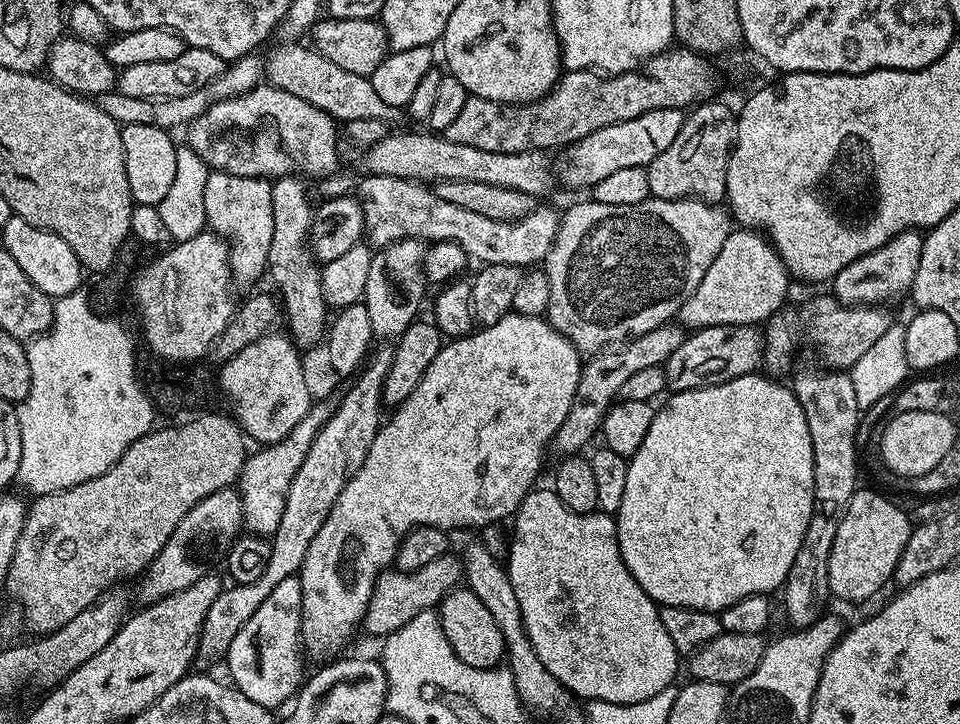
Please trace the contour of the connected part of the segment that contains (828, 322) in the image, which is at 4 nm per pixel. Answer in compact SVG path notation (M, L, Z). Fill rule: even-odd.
M835 295L820 296L813 306L812 312L816 315L816 346L820 355L829 369L850 370L886 330L894 323L894 316L891 316L884 306L873 306L870 304L853 304L851 306L840 303Z

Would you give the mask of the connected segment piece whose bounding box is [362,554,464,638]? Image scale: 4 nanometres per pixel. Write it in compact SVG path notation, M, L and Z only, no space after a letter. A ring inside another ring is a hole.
M445 554L442 558L434 558L422 570L413 572L398 572L385 570L376 580L372 591L370 606L364 615L363 631L372 636L383 638L389 636L394 630L406 626L410 618L423 612L431 612L461 583L464 575L464 566L459 555Z

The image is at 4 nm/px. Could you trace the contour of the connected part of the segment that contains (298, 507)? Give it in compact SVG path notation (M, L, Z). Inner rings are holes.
M380 346L380 349L378 348L371 353L371 356L355 377L356 382L349 388L340 405L338 403L335 405L332 416L324 423L322 430L314 438L302 466L298 466L298 470L288 487L286 506L282 510L282 522L278 522L278 530L272 533L270 537L272 541L270 563L266 565L266 571L262 573L262 578L258 578L258 582L232 584L225 587L218 598L214 600L214 606L210 606L200 631L199 659L223 661L230 650L230 642L234 642L238 630L242 630L242 626L246 626L246 622L250 622L251 616L258 611L258 606L262 606L262 602L266 602L268 595L273 592L274 586L278 586L278 582L299 573L302 562L306 558L306 552L310 550L310 544L314 542L314 536L318 534L318 530L322 530L322 524L326 522L330 510L338 502L338 494L342 494L342 490L348 485L350 478L366 462L366 456L374 438L380 433L382 423L380 408L382 409L384 404L384 383L386 382L386 374L390 374L390 366L394 362L394 354L396 353L395 347L392 346Z

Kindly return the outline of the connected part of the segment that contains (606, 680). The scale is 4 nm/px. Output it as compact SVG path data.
M551 487L540 488L528 493L520 503L520 509L516 511L512 528L512 545L508 548L508 560L506 567L510 586L514 586L514 595L518 598L518 610L522 610L522 622L528 635L528 641L534 646L542 666L558 678L558 682L563 688L567 688L573 697L584 699L584 702L601 700L602 702L614 702L615 704L637 704L646 702L646 698L654 698L654 694L662 694L662 690L672 688L672 679L676 676L676 671L680 668L681 653L676 651L674 642L670 642L670 634L666 634L666 626L662 626L660 608L656 601L638 586L634 574L626 566L626 562L620 557L620 543L616 533L616 521L611 515L599 510L595 512L575 512L561 502L558 494Z

